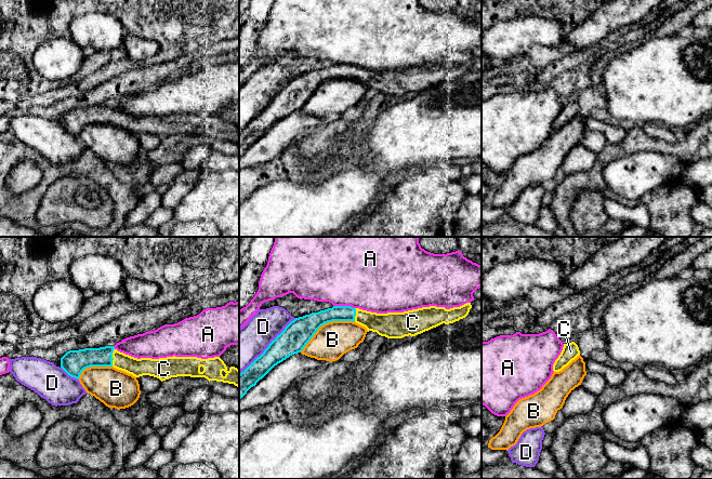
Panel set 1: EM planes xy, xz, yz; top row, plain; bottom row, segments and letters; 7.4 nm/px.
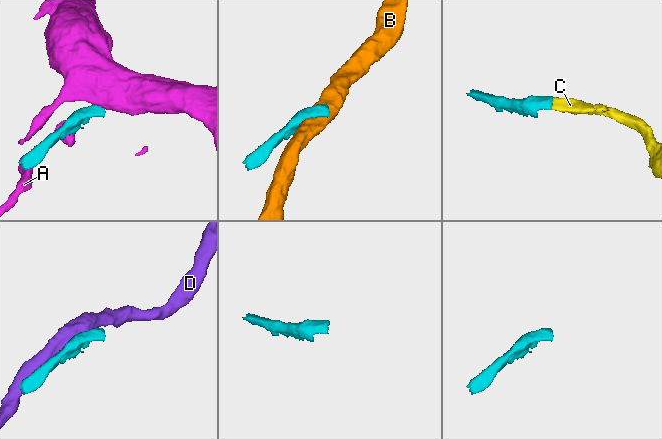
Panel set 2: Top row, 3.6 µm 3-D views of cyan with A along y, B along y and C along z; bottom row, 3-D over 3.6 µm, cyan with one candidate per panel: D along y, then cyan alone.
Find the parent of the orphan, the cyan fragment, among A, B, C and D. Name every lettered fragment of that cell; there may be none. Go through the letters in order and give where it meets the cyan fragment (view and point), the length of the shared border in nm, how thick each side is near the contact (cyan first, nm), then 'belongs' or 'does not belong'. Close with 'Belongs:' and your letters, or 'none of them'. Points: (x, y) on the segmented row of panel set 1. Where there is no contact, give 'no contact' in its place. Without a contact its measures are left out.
A: contact xz (344, 306); length 160 nm; calibres 120 and 500 nm; does not belong
B: contact xz (325, 322); length 480 nm; calibres 200 and 260 nm; does not belong
C: contact xy (111, 357); length 140 nm; calibres 160 and 130 nm; belongs
D: contact xz (268, 346); length 600 nm; calibres 200 and 280 nm; does not belong
Belongs: C

